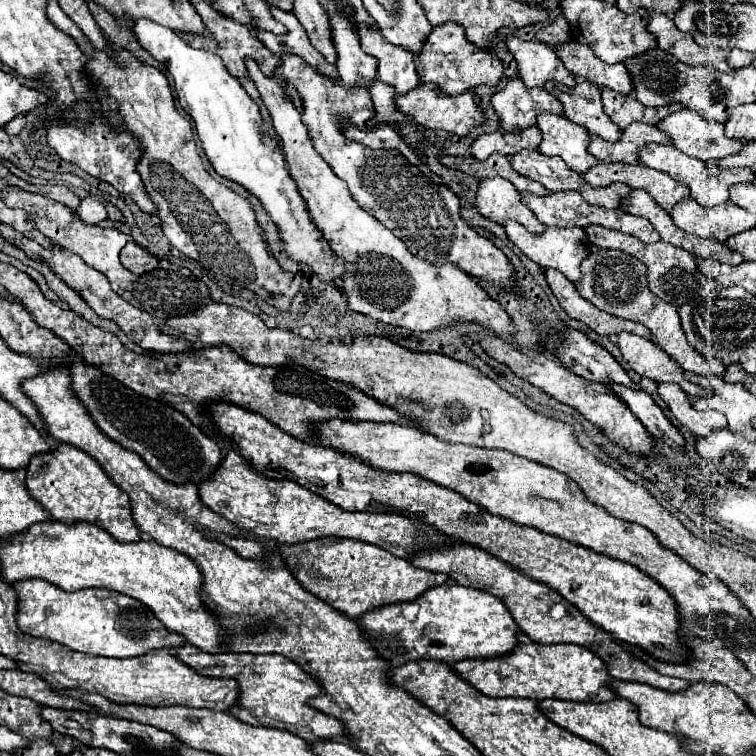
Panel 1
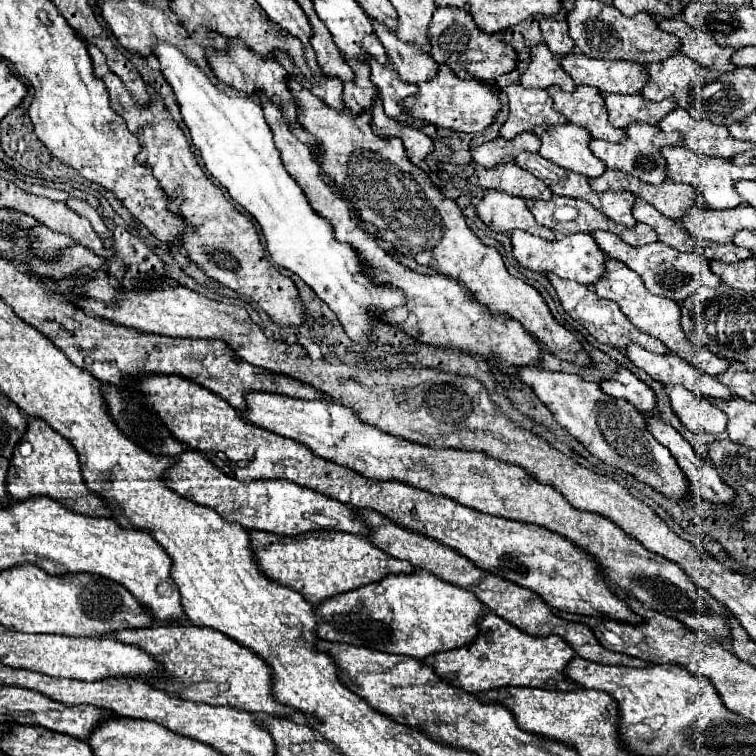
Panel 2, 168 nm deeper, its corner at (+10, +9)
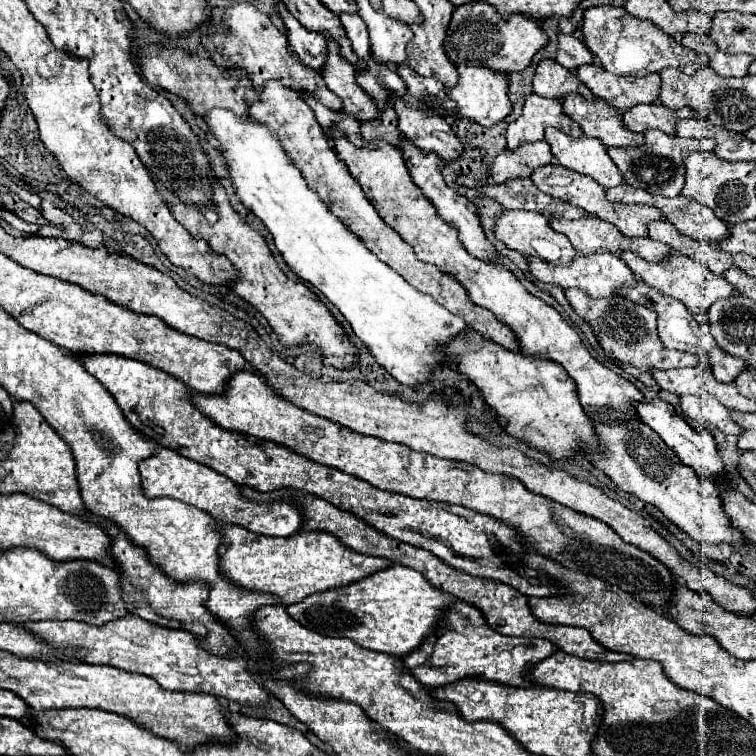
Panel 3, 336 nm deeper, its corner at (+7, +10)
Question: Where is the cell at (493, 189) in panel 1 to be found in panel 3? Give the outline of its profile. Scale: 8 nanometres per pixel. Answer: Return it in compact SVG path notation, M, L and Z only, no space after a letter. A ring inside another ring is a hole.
M505 210L501 214L501 218L497 218L495 224L495 236L511 250L517 250L519 254L527 256L527 258L539 258L543 262L551 262L551 264L571 264L577 256L575 248L571 246L571 242L567 240L567 236L555 232L549 226L549 220L545 216L539 216L537 212L519 212L519 210Z

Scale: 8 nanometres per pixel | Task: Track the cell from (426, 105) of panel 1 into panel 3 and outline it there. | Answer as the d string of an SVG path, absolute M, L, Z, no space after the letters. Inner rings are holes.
M459 64L459 84L453 88L453 102L457 104L457 118L469 118L481 126L491 126L509 116L513 104L509 100L509 76L501 72L493 72L483 66L467 66Z

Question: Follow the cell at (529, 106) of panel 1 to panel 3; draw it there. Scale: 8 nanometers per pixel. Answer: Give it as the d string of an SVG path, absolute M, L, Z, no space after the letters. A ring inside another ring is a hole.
M537 94L527 96L523 114L507 128L507 148L517 150L525 142L537 142L545 138L545 128L553 126L573 138L583 138L583 130L577 122L565 116L559 100L541 98Z

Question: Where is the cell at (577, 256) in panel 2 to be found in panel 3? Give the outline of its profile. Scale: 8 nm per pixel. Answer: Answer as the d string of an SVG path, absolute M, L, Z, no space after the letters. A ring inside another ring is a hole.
M599 252L599 256L577 256L571 266L553 266L541 260L529 260L531 274L547 284L567 288L579 288L591 298L613 298L621 286L635 286L635 274L619 256L609 256L609 252Z

